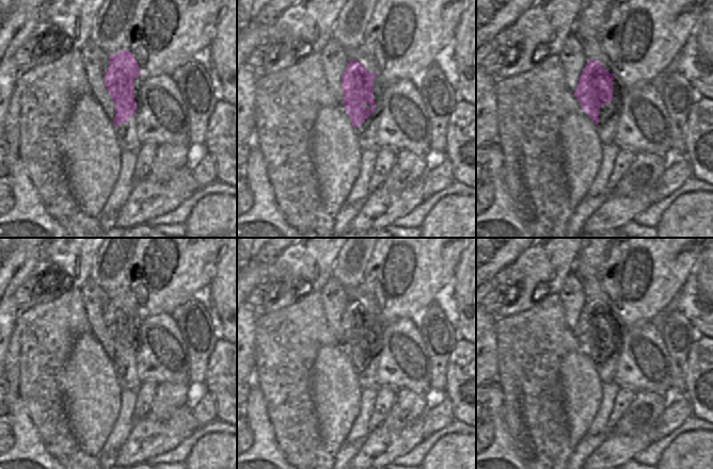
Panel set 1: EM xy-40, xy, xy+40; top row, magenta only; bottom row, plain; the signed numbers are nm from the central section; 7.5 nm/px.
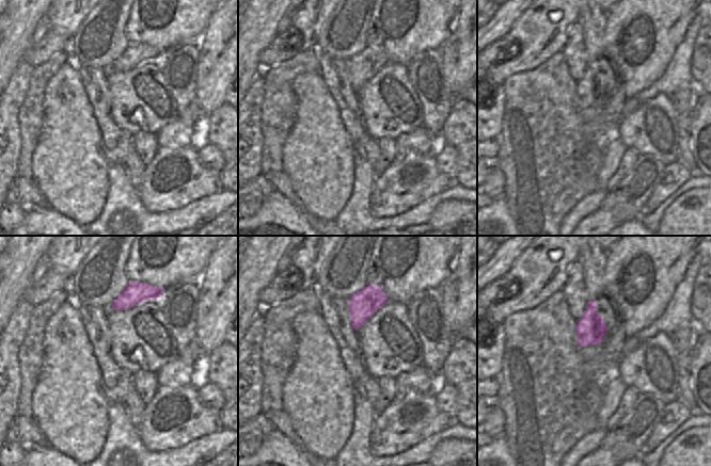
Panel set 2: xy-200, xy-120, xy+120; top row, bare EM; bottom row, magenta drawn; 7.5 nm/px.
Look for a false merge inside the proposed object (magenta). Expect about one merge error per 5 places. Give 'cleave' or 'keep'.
keep

